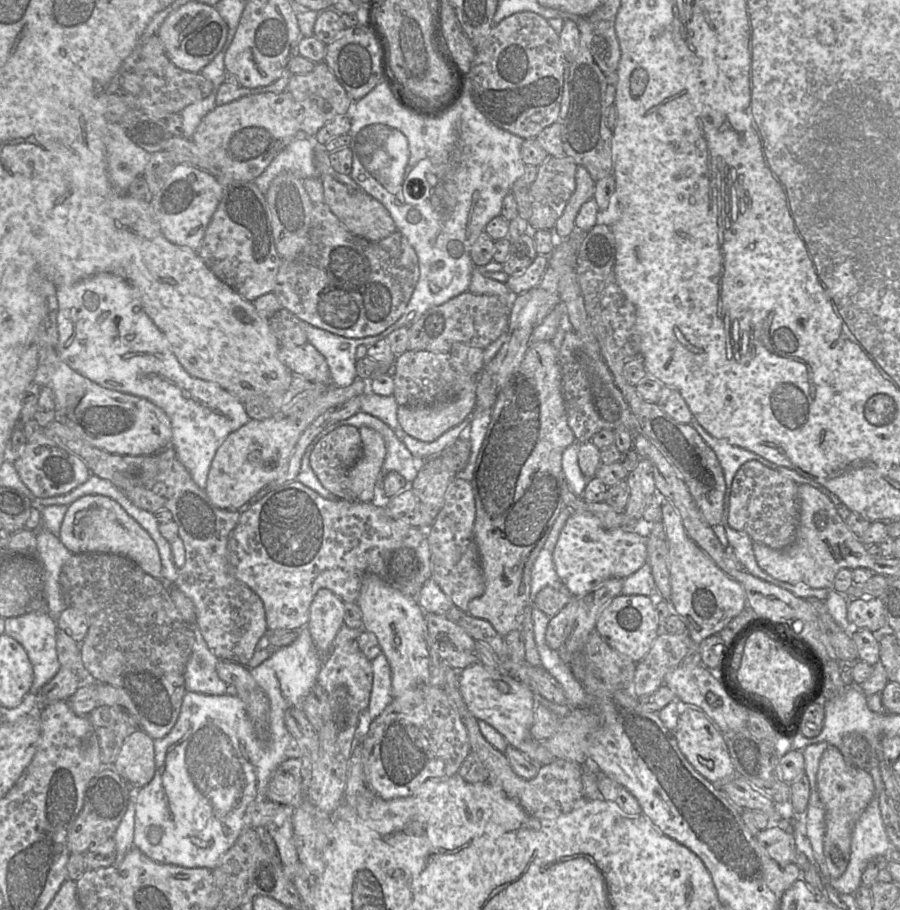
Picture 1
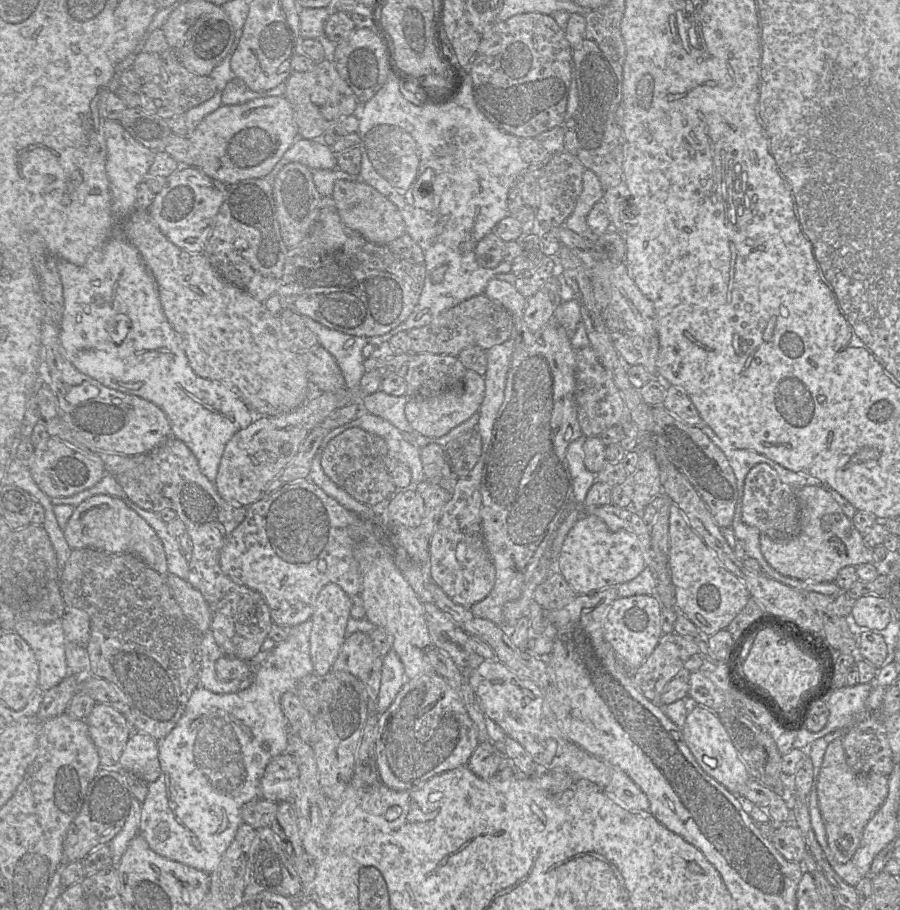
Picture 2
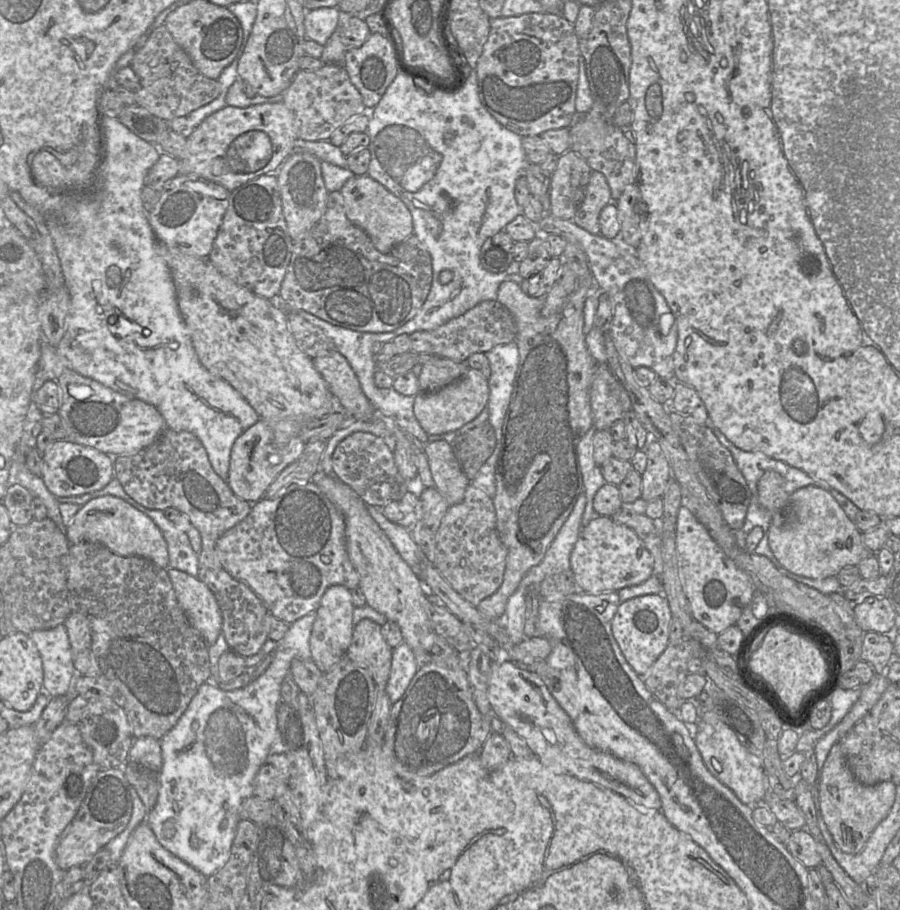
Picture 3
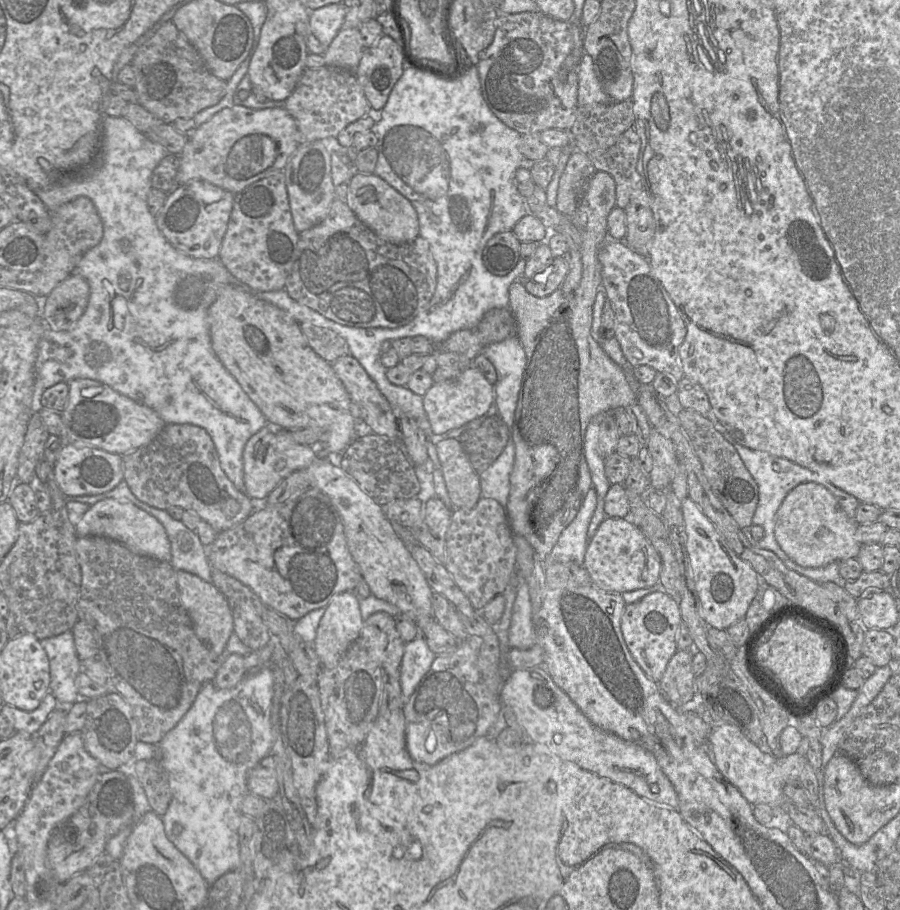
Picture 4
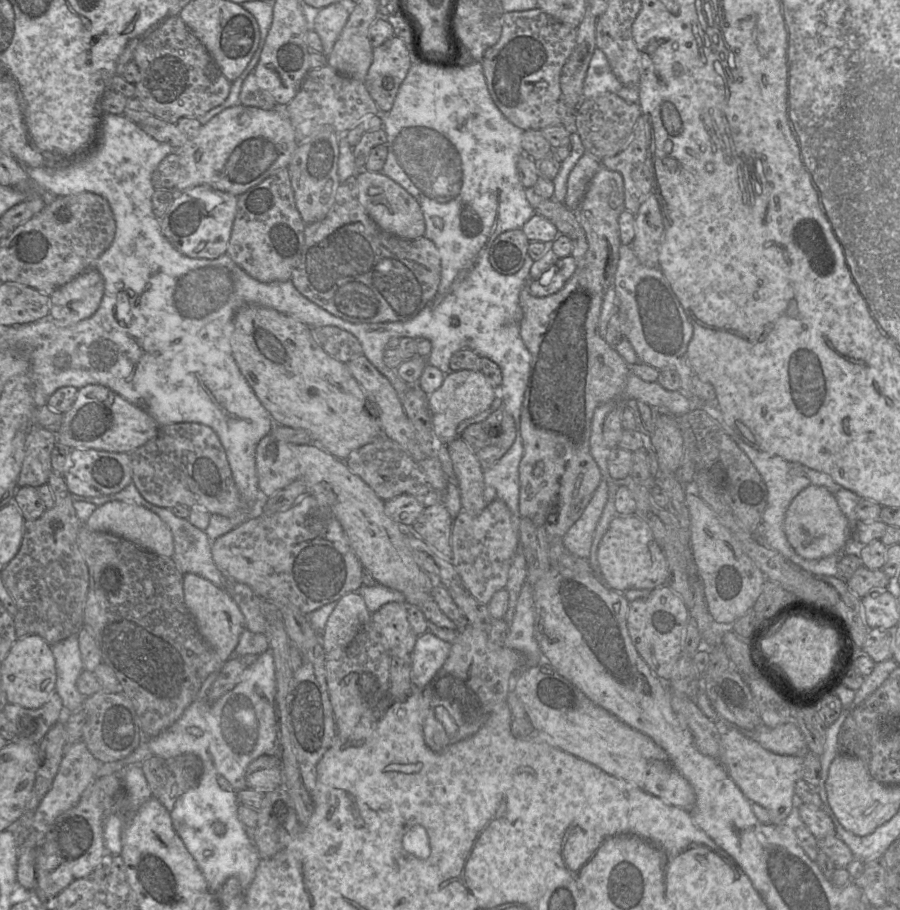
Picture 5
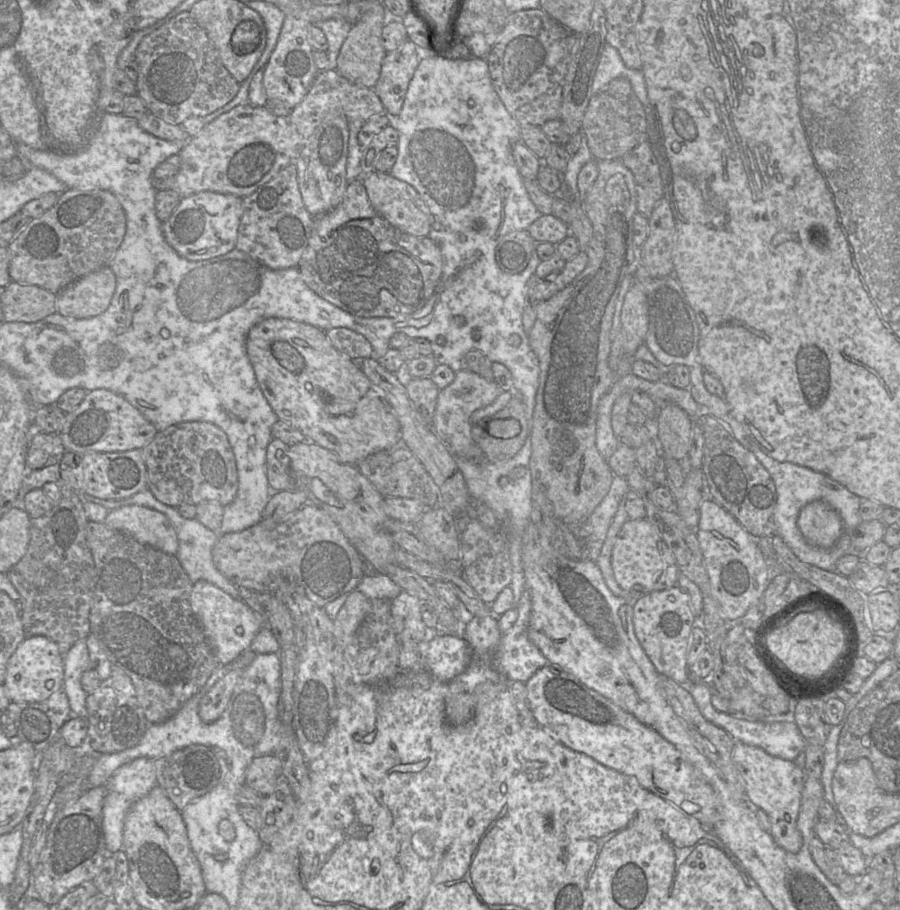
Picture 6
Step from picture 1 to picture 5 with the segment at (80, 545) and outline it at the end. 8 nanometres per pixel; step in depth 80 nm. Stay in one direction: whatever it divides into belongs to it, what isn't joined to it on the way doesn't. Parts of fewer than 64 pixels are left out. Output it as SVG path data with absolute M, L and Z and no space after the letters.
M112 501L98 506L84 525L93 531L120 536L135 545L159 556L171 558L174 553L173 537L168 526L148 509L122 501Z

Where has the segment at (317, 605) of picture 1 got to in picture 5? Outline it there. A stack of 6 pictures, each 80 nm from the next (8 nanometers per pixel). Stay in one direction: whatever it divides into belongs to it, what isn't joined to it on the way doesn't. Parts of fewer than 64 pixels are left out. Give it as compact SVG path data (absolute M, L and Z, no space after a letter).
M358 591L347 593L337 600L321 632L325 660L339 659L370 617L371 613Z

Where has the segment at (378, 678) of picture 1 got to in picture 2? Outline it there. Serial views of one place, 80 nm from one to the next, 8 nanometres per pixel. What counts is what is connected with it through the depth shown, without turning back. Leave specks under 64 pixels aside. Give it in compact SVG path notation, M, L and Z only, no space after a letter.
M391 649L383 656L381 683L376 700L377 713L383 713L392 704L405 682L404 666L398 655Z

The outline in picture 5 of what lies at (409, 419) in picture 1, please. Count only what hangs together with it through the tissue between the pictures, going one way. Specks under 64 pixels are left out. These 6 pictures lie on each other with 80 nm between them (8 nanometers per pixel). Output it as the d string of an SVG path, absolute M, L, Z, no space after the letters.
M481 371L448 372L440 388L431 393L428 398L434 435L445 444L458 438L458 425L489 408L494 399L495 388Z

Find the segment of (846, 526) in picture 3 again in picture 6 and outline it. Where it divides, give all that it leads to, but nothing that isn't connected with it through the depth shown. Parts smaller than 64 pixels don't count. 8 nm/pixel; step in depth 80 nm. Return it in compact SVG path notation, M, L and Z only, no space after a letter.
M822 500L806 504L799 513L797 525L807 543L822 548L834 546L843 532L838 512Z

